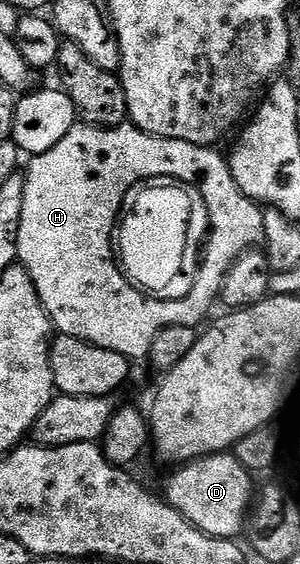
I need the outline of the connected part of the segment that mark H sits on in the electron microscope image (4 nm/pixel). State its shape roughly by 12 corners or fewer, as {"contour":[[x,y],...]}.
{"contour":[[74,126],[17,259],[130,362],[264,241],[216,147]]}

